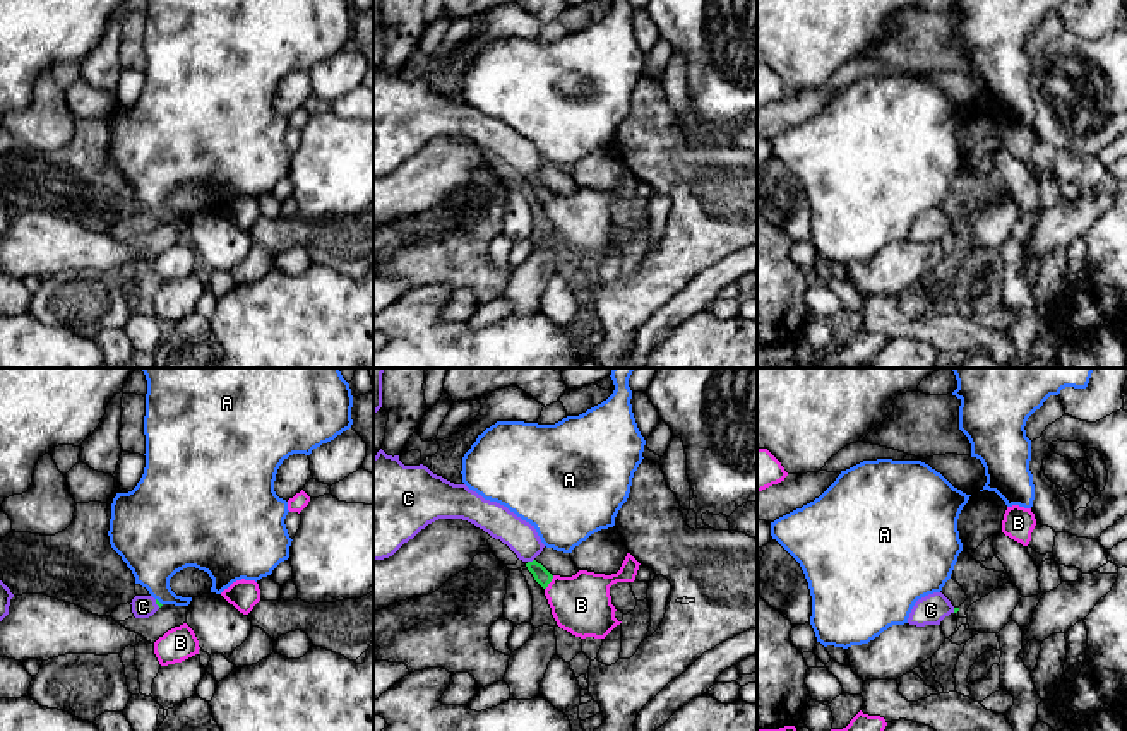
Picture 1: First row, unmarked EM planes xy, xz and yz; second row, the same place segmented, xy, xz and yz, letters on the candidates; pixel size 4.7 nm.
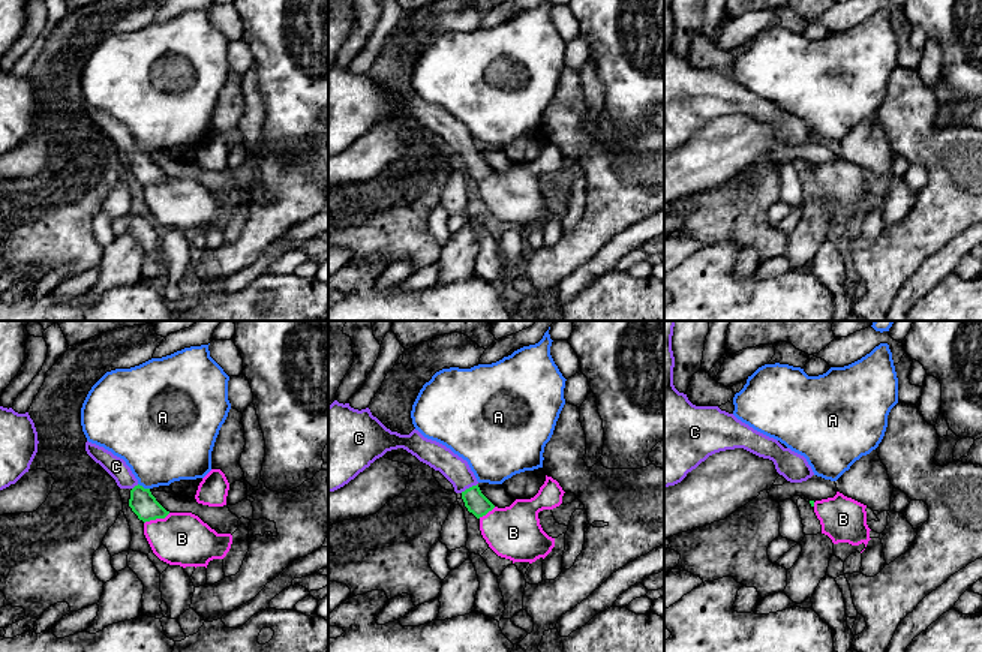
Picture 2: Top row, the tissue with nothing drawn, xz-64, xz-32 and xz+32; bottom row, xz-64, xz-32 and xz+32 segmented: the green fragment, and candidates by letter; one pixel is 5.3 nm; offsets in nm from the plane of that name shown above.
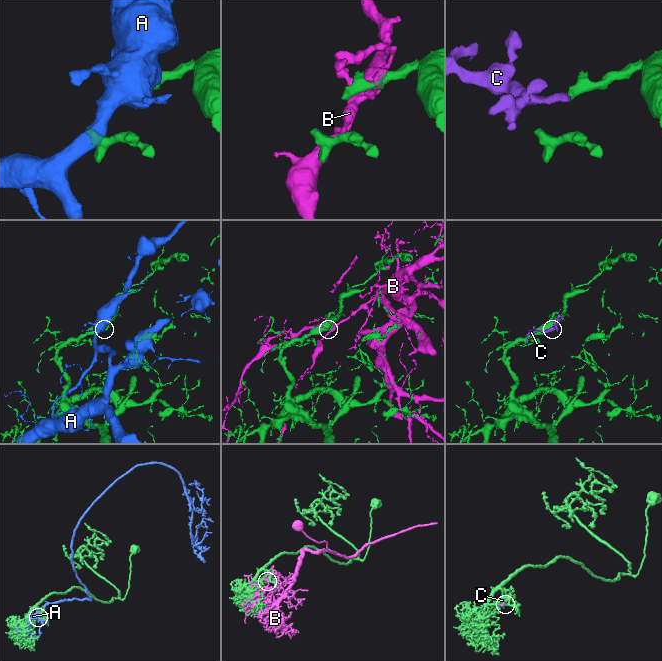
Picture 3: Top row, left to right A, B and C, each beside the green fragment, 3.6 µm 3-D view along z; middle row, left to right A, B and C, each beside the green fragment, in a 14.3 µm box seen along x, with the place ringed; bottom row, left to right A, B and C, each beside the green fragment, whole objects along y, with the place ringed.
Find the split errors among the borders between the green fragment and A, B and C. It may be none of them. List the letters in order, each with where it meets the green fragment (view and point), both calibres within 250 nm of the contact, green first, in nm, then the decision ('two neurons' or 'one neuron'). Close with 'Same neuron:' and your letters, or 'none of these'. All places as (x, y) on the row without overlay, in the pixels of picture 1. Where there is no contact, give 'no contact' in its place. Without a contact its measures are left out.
A: meets green in xy at (158, 218); 20 nm thick on the green side, 300 nm on the other; two neurons
B: meets green in xz at (550, 197); 80 nm thick on the green side, 280 nm on the other; two neurons
C: meets green in xz at (530, 178); 80 nm thick on the green side, 150 nm on the other; one neuron
Same neuron: C

